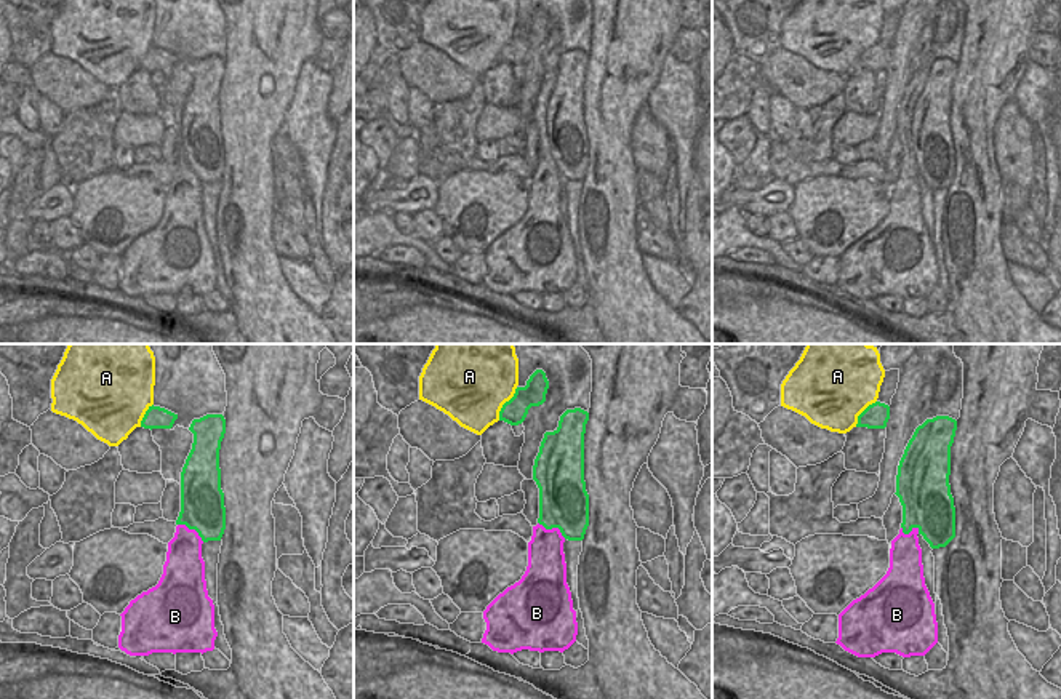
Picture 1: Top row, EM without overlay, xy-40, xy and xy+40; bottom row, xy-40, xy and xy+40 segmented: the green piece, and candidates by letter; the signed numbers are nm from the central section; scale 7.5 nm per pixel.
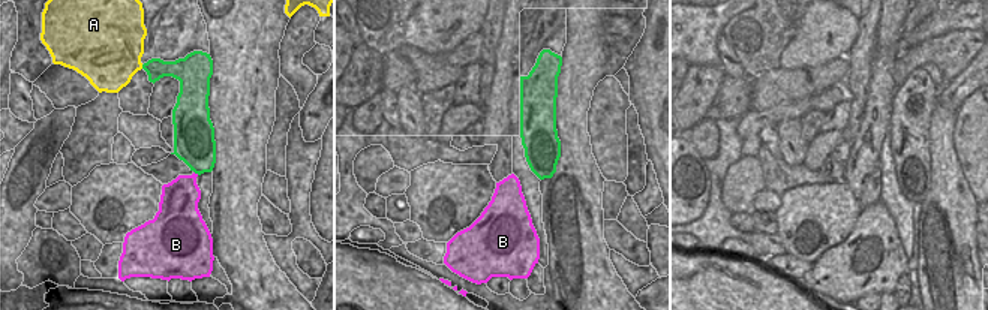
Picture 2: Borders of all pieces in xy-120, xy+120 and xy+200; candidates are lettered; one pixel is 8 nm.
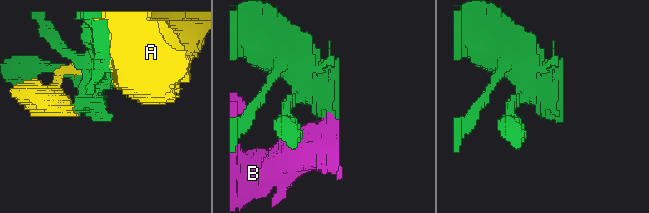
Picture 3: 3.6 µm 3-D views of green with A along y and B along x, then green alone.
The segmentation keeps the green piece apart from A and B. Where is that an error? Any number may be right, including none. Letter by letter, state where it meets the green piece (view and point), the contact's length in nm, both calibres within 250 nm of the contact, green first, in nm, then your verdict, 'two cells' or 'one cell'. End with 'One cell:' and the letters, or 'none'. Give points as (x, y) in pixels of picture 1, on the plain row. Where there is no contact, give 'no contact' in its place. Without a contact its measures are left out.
A: contact xy (504, 45); length 300 nm; calibres 190 and 480 nm; two cells
B: contact xy (552, 168); length 240 nm; calibres 380 and 280 nm; two cells
One cell: none

